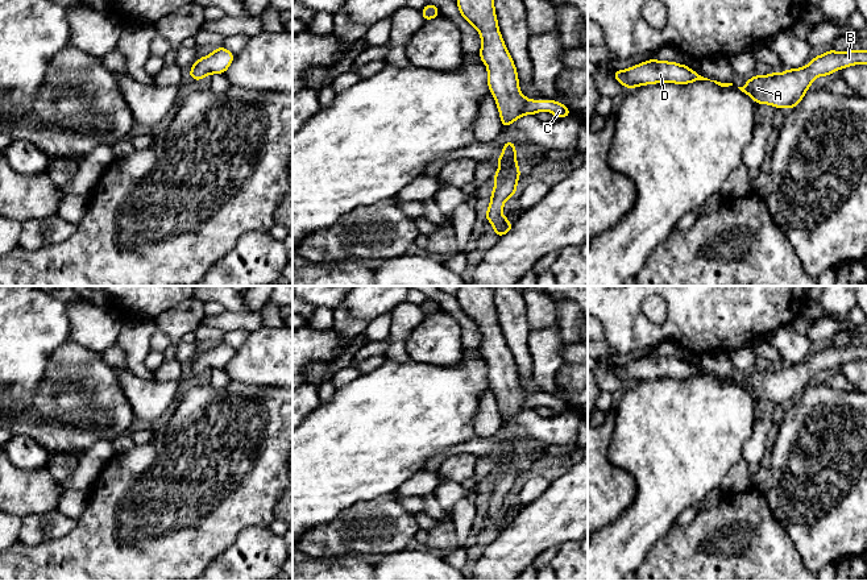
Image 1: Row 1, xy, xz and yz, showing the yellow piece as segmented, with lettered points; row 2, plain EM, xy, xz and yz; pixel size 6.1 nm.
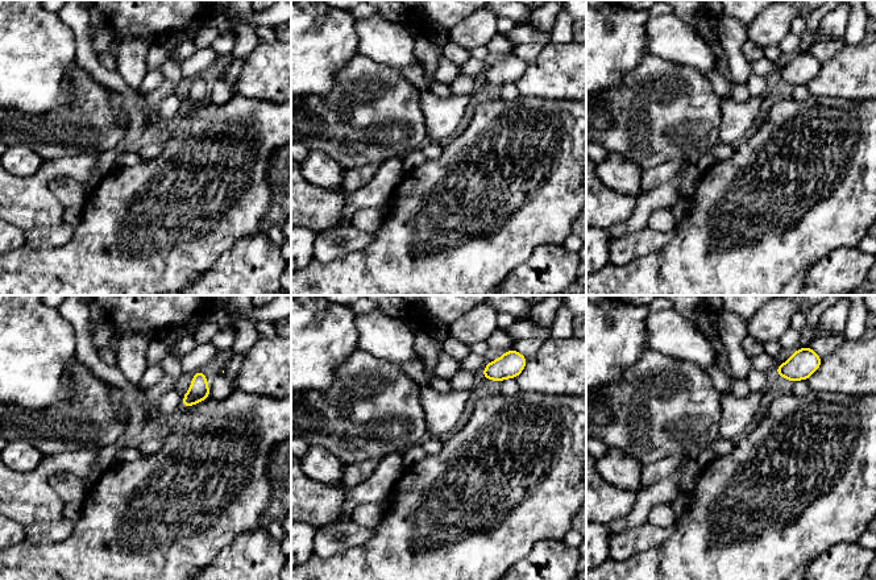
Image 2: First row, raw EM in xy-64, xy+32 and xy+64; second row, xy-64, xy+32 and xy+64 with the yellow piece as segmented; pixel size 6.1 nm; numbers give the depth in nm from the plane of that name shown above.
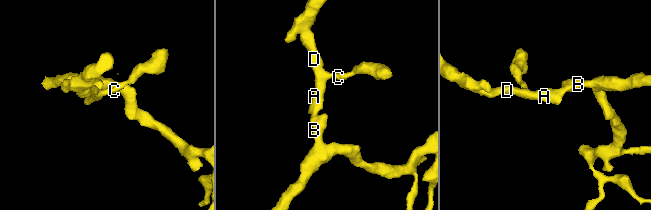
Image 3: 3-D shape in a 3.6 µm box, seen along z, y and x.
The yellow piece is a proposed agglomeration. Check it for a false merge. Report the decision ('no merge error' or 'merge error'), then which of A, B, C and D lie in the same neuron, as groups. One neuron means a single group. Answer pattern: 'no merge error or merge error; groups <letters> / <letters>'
no merge error; groups A B C D

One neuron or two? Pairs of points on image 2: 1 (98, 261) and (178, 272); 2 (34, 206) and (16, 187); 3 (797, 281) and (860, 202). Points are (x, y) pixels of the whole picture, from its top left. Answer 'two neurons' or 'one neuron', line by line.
1: one neuron
2: one neuron
3: two neurons

